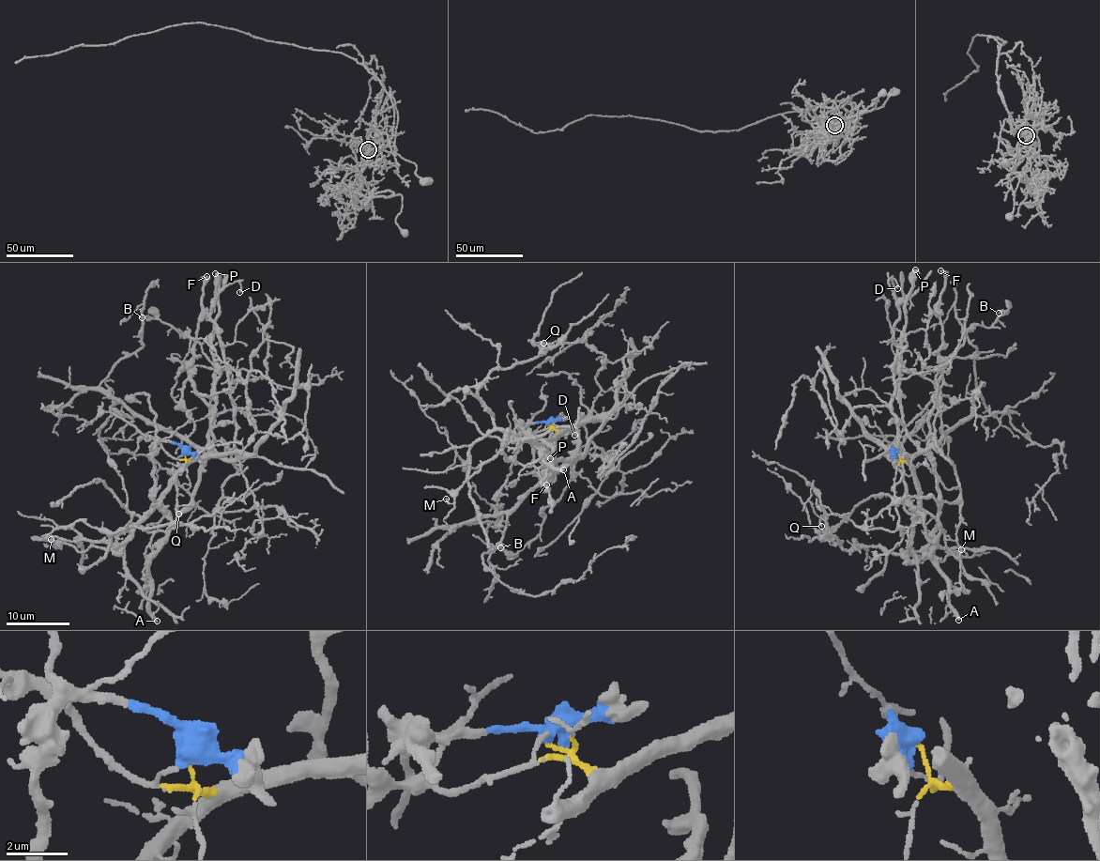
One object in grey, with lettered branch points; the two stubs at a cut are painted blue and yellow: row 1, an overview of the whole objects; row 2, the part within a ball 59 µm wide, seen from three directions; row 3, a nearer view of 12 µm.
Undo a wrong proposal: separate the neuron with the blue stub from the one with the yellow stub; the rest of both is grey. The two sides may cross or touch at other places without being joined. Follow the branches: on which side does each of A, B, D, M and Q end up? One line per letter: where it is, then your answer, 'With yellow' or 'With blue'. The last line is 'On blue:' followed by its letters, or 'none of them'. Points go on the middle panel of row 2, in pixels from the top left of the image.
A: Place: (563, 469). With blue
B: Place: (500, 547). With yellow
D: Place: (574, 435). With yellow
M: Place: (446, 499). With yellow
Q: Place: (543, 343). With yellow
On blue: A

